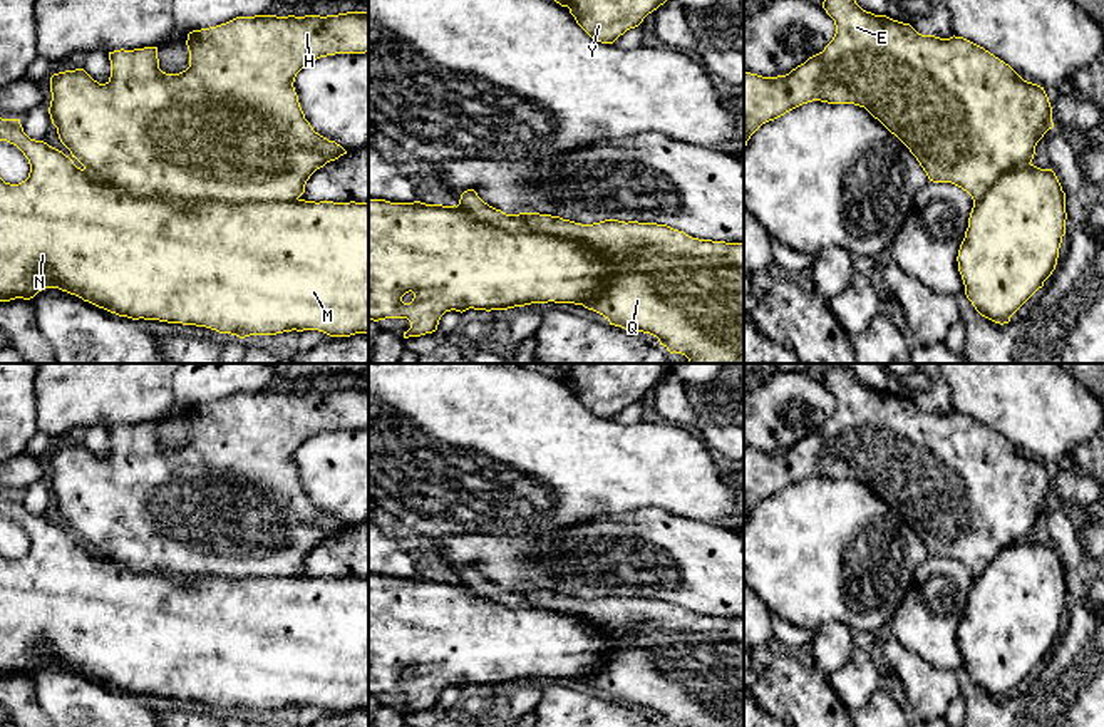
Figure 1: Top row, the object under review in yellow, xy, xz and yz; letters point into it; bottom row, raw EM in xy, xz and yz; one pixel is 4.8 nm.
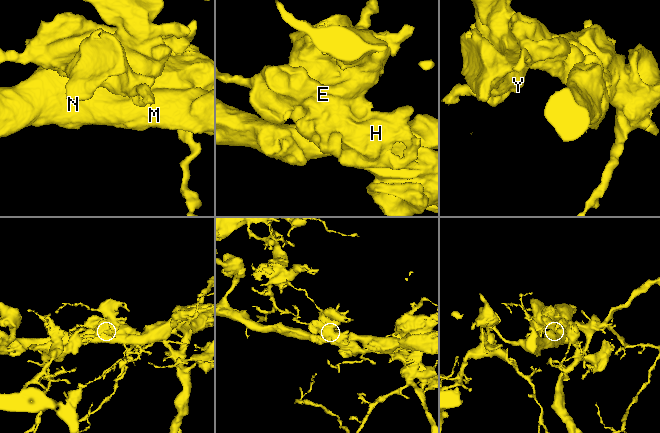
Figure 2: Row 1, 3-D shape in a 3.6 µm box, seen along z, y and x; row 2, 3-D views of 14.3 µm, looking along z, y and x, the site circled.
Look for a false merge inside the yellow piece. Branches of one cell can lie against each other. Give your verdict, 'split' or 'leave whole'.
leave whole

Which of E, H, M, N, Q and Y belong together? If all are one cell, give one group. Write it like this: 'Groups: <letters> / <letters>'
Groups: E H M N Q Y

